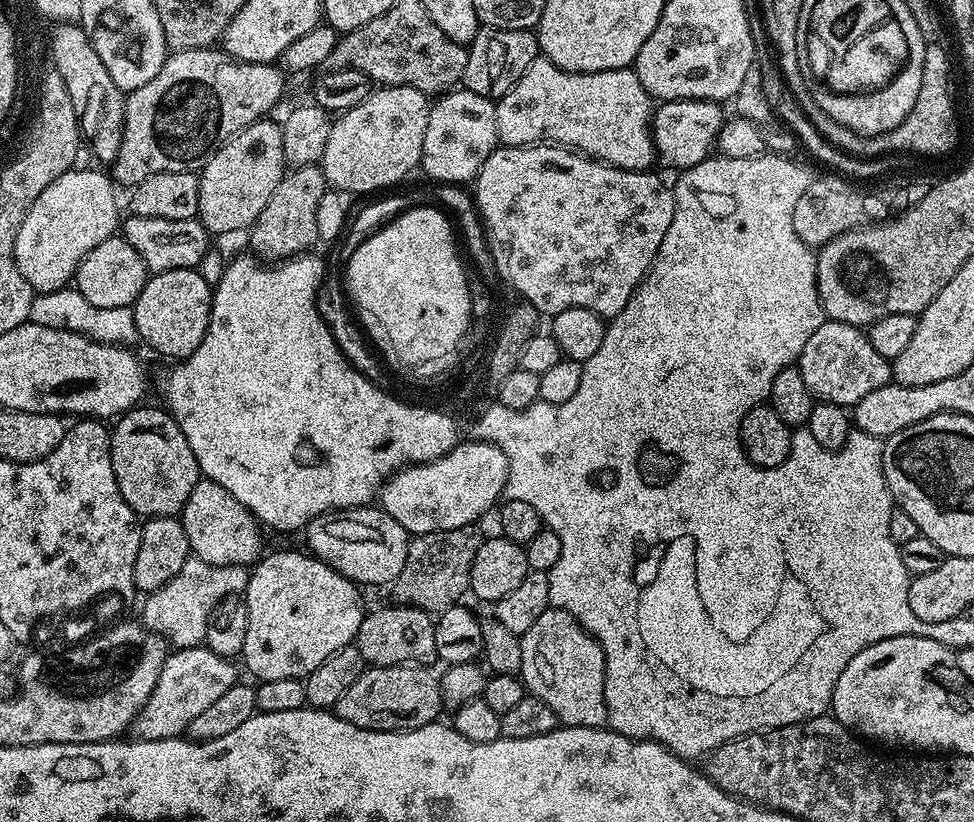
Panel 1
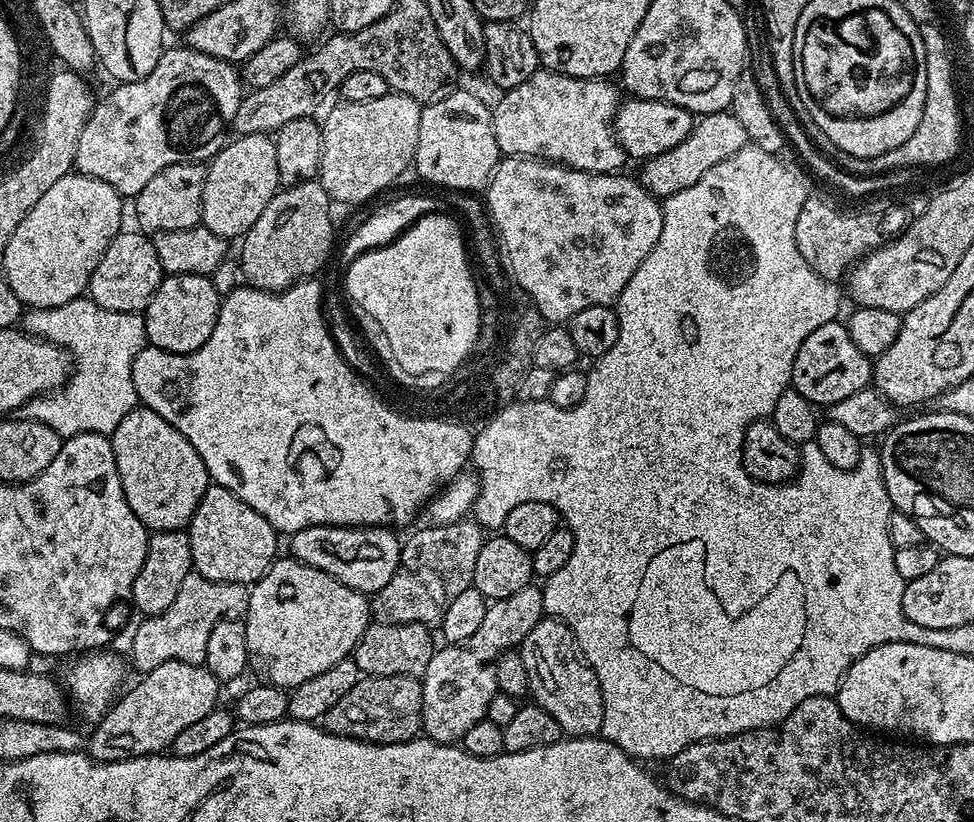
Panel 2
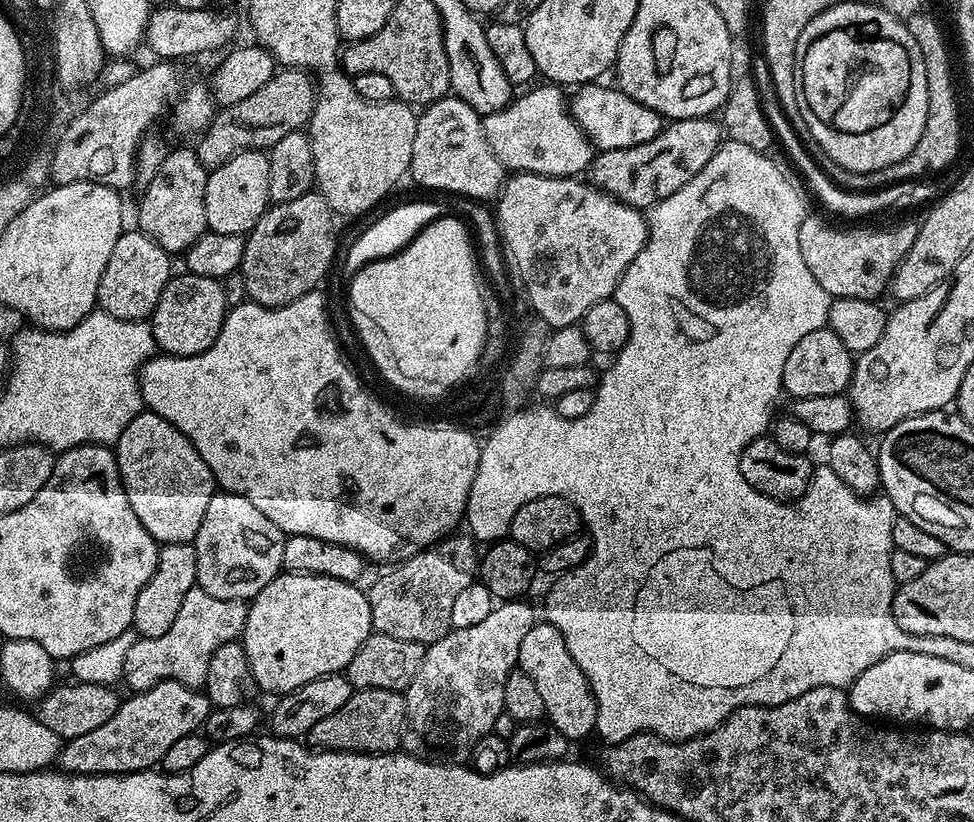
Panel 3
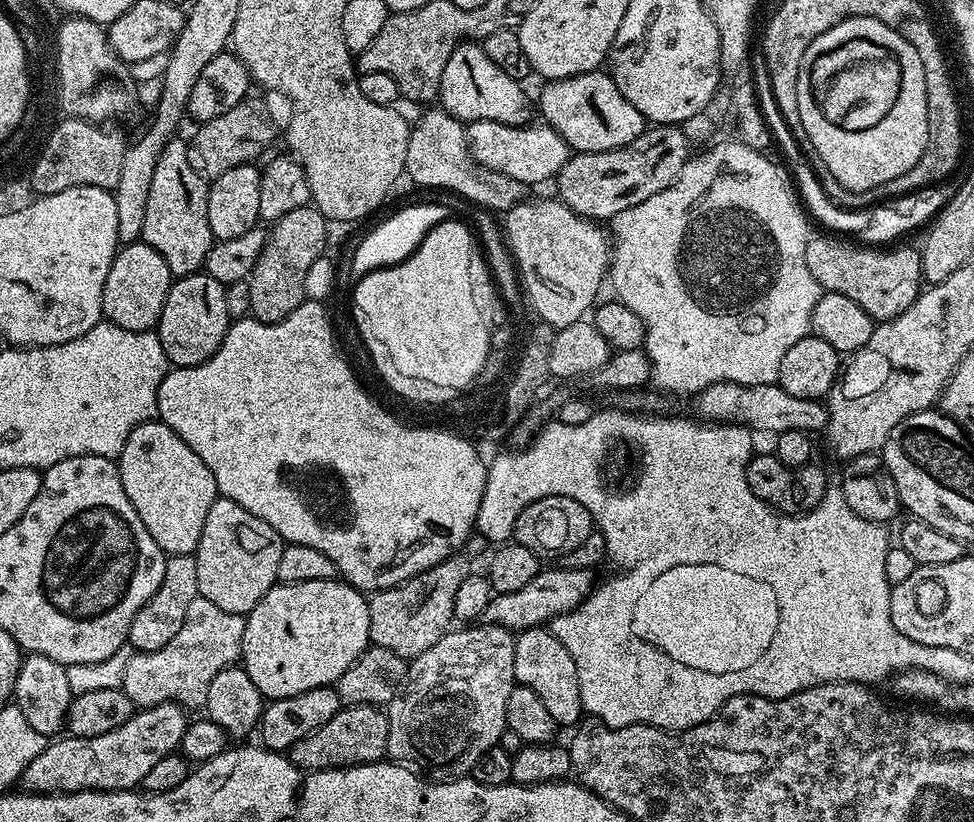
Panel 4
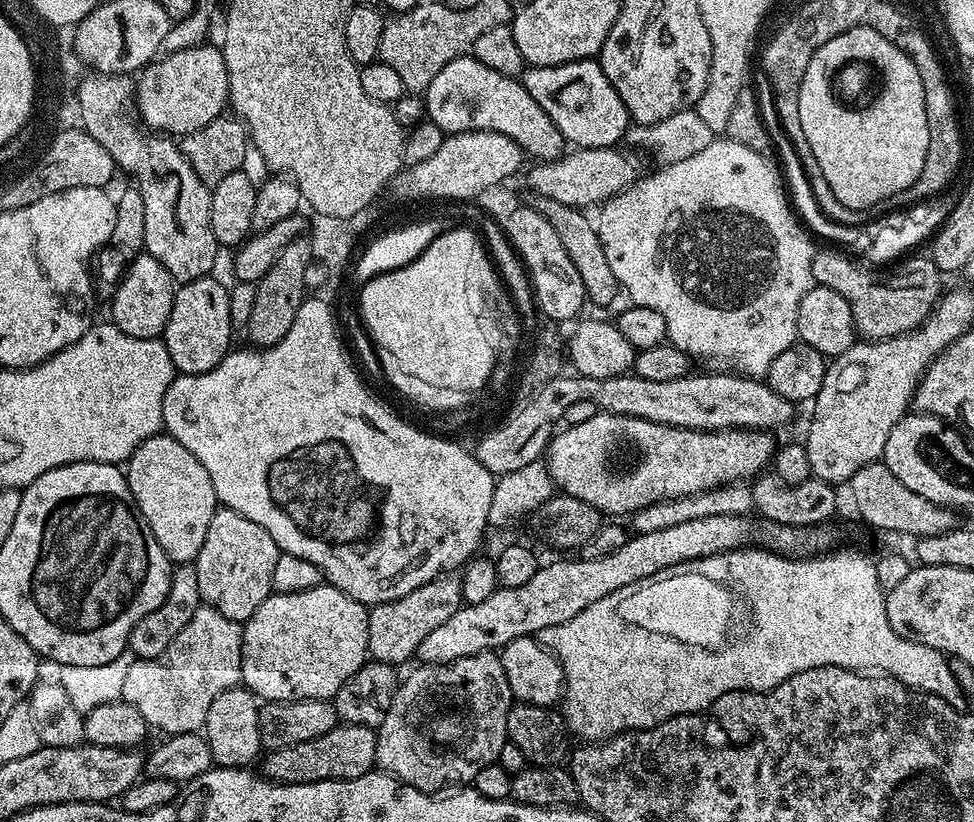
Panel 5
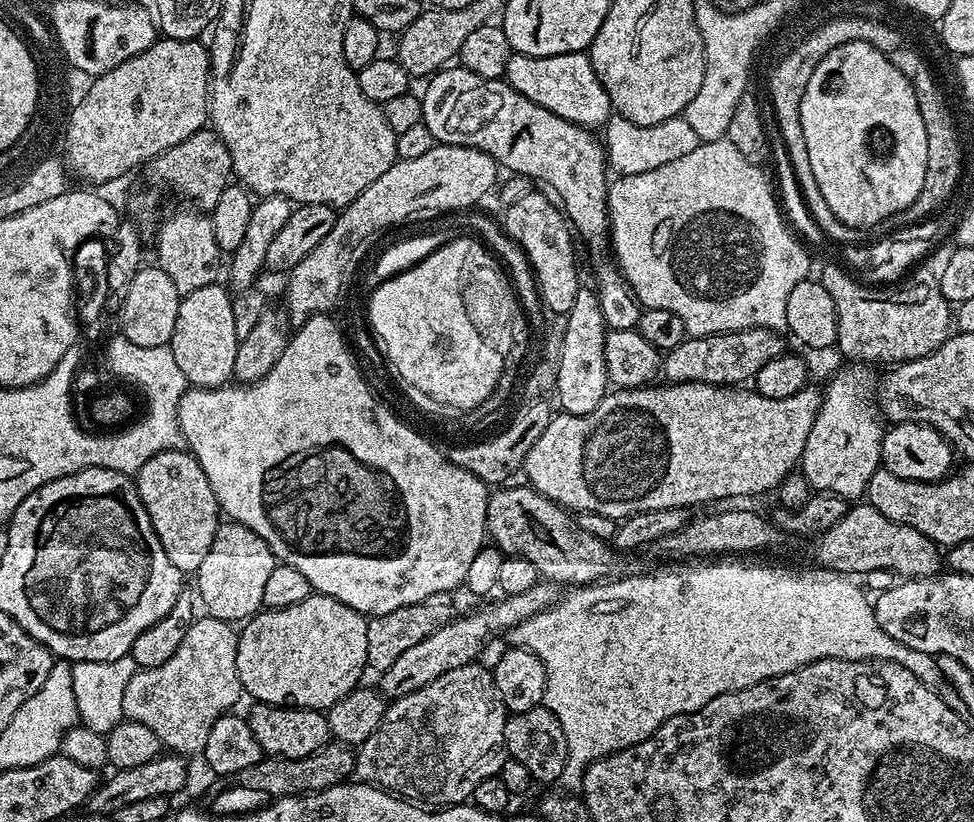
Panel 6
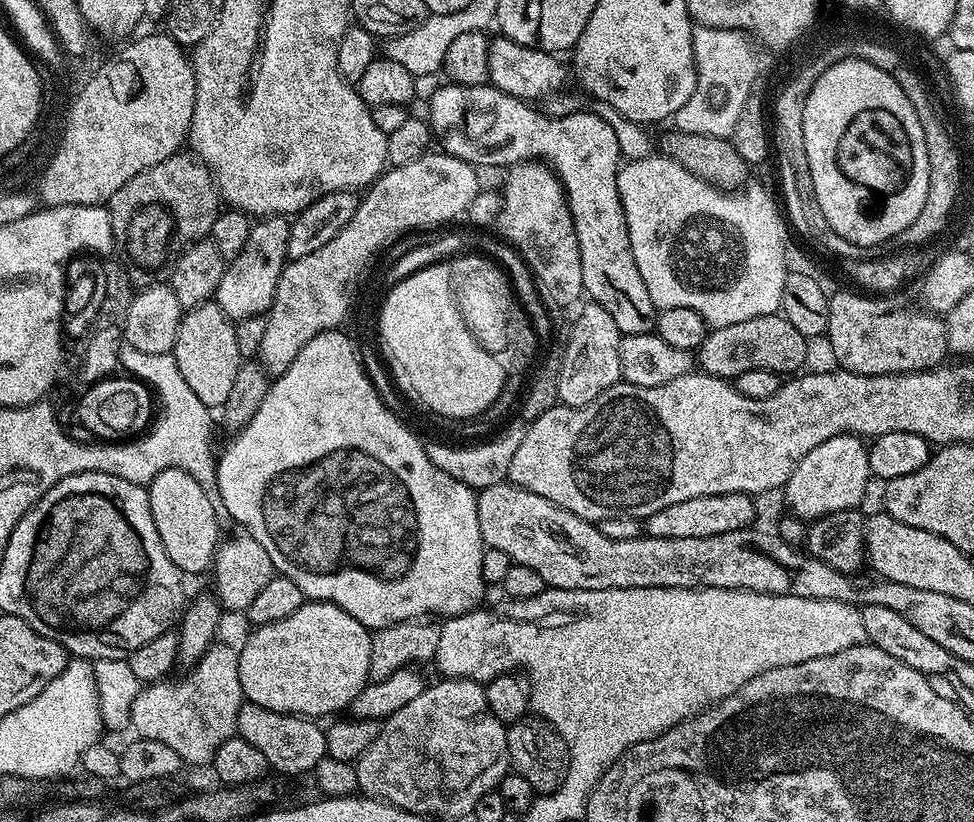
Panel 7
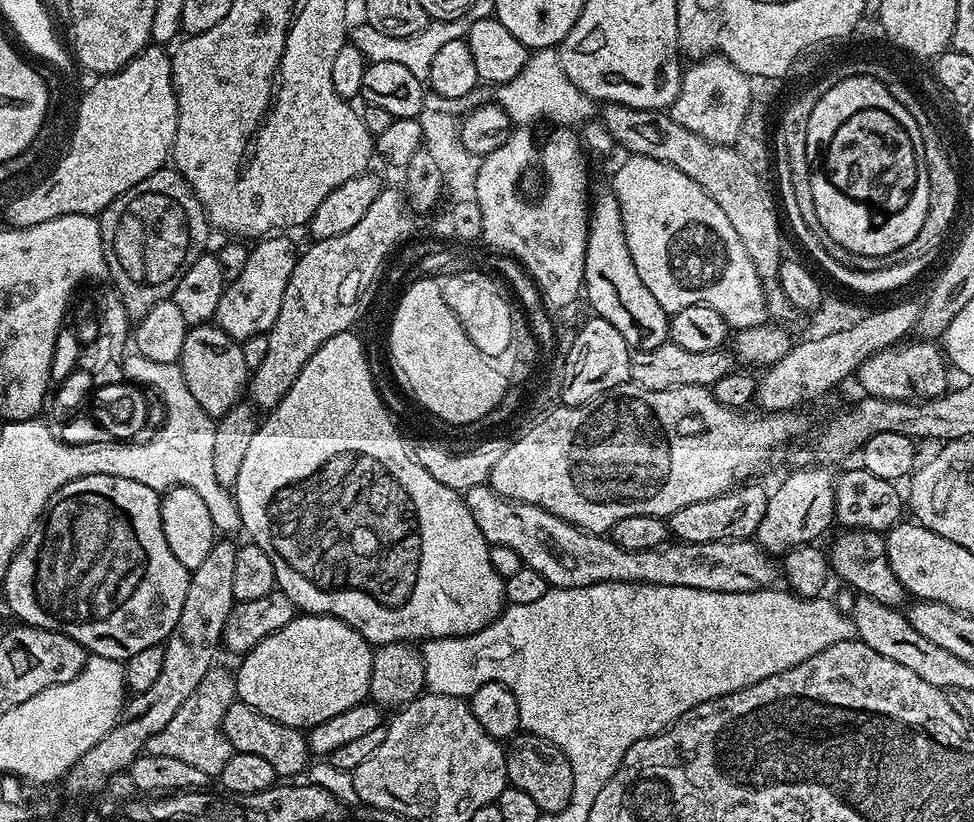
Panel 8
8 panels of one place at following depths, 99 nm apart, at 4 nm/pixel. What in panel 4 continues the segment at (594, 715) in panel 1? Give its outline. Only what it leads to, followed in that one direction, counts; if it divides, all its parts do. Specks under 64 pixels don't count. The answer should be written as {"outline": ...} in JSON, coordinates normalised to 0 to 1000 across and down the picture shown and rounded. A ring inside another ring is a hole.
{"outline":[[[562,763],[539,764],[530,774],[528,820],[531,833],[548,839],[548,844],[556,849],[561,864],[565,864],[576,882],[591,883],[597,880],[601,865],[593,839],[593,810],[589,810],[585,791],[581,791],[581,786],[577,786],[577,781],[573,781]]]}

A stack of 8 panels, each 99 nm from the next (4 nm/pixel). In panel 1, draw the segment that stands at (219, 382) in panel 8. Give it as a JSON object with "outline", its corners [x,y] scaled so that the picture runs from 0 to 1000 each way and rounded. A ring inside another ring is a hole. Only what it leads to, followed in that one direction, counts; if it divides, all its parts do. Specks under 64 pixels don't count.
{"outline":[[[188,326],[170,328],[153,335],[146,358],[142,358],[134,377],[140,393],[140,406],[149,414],[164,433],[174,433],[174,439],[191,437],[207,416],[211,397],[216,392],[219,347],[209,342],[204,328]]]}

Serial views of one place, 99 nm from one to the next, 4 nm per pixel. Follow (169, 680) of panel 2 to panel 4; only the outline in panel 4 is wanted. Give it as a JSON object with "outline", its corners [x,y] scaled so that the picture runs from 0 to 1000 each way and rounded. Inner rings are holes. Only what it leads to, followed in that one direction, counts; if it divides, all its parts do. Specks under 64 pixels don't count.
{"outline":[[[159,856],[137,865],[134,873],[121,883],[121,888],[110,893],[97,898],[63,894],[46,904],[43,917],[39,917],[21,943],[20,953],[24,962],[38,964],[41,968],[64,964],[130,964],[147,955],[150,940],[164,923],[184,911],[194,880],[194,867],[185,858]]]}

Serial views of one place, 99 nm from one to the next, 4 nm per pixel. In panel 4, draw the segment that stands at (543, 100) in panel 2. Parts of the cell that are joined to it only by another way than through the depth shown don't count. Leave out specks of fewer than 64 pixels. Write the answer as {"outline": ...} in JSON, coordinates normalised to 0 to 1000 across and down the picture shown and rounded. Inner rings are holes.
{"outline":[[[492,146],[480,151],[480,184],[490,200],[508,209],[520,212],[540,226],[559,224],[570,217],[581,202],[585,189],[583,175],[563,151],[543,148],[541,151],[516,151]]]}

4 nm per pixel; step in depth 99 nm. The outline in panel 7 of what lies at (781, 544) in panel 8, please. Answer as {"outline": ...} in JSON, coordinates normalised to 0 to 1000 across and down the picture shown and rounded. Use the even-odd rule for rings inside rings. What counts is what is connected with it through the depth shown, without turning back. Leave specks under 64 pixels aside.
{"outline":[[[878,528],[856,530],[836,543],[836,547],[828,552],[828,557],[817,563],[815,577],[811,577],[803,602],[812,627],[819,633],[833,635],[860,620],[882,619],[891,599],[891,584],[894,579],[891,540]]]}

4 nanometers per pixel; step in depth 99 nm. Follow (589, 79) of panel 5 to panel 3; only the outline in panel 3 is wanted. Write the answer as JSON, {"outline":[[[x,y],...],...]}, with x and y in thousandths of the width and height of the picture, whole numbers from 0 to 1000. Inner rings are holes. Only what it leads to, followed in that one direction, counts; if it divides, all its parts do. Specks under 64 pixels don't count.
{"outline":[[[620,100],[597,102],[585,117],[585,135],[593,153],[604,164],[609,181],[621,185],[634,182],[643,178],[655,178],[659,173],[667,173],[678,162],[680,142],[671,134],[651,124],[636,106],[623,107]]]}

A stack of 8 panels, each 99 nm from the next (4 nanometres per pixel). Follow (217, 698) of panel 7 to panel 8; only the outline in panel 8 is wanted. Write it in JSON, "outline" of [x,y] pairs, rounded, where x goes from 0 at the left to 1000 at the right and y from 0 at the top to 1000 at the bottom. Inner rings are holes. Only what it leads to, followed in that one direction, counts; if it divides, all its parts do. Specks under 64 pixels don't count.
{"outline":[[[219,810],[211,825],[203,830],[203,839],[199,839],[199,844],[195,844],[195,849],[183,859],[183,869],[179,869],[179,873],[175,873],[175,878],[170,878],[170,883],[166,883],[166,888],[162,888],[162,893],[150,903],[149,916],[162,917],[165,922],[183,922],[186,927],[207,937],[207,942],[216,946],[225,945],[239,916],[230,892],[229,878],[232,864],[236,864],[242,847],[239,819],[226,811]]]}

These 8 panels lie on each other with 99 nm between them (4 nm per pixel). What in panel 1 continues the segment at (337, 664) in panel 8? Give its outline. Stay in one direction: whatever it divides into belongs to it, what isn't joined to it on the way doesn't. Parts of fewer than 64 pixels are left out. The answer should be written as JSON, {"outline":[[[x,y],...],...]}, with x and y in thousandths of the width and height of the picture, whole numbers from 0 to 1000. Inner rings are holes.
{"outline":[[[315,670],[279,672],[274,676],[275,673],[258,692],[255,717],[248,723],[255,740],[248,804],[264,828],[311,825],[326,815],[335,800],[364,780],[368,762],[372,762],[376,748],[376,738],[370,731],[371,717]]]}

